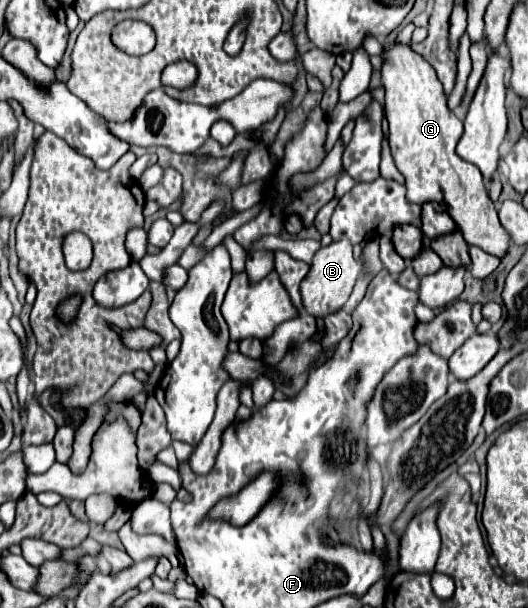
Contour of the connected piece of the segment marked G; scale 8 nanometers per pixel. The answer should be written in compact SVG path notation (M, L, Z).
M394 43L392 49L382 53L382 87L384 87L384 105L386 105L386 121L390 125L390 149L392 157L396 161L398 171L406 179L406 189L408 189L408 199L410 203L426 203L426 201L436 201L446 207L446 213L456 221L462 223L458 225L462 233L466 235L468 245L478 245L486 253L502 259L512 243L508 231L502 227L496 207L486 195L486 187L482 181L482 175L478 175L478 169L464 159L456 155L456 143L462 137L462 121L448 109L446 105L446 93L442 89L442 83L436 77L434 67L422 59L420 53L416 53L410 45L404 43Z

